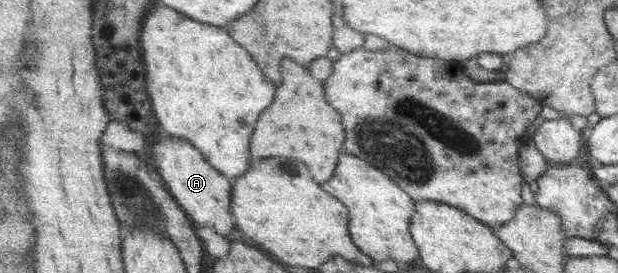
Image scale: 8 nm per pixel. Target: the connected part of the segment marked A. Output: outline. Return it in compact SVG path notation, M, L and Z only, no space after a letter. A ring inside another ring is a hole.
M162 134L159 140L150 144L157 171L163 177L171 193L178 202L191 214L191 220L203 227L212 226L223 235L235 231L233 217L233 183L226 174L221 173L207 159L199 147L188 139Z

